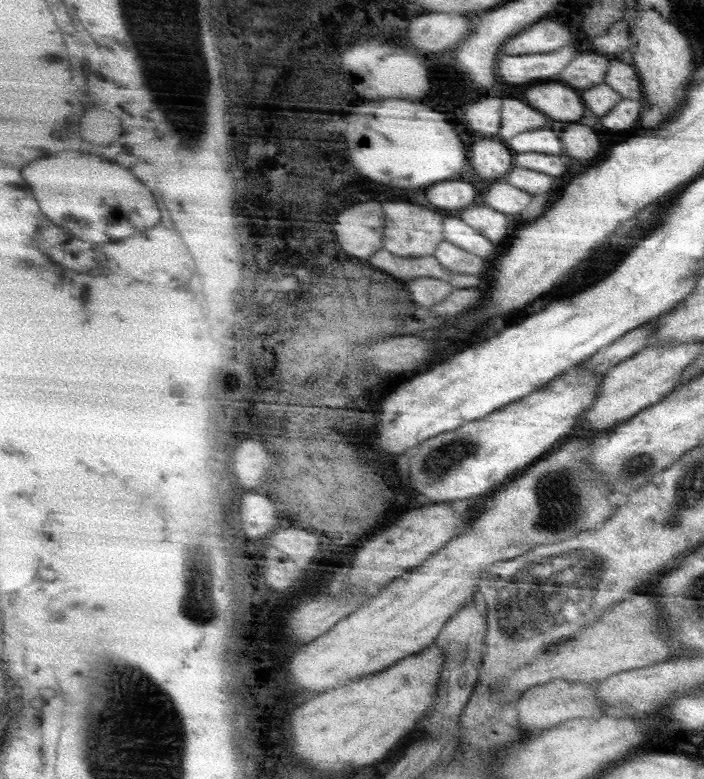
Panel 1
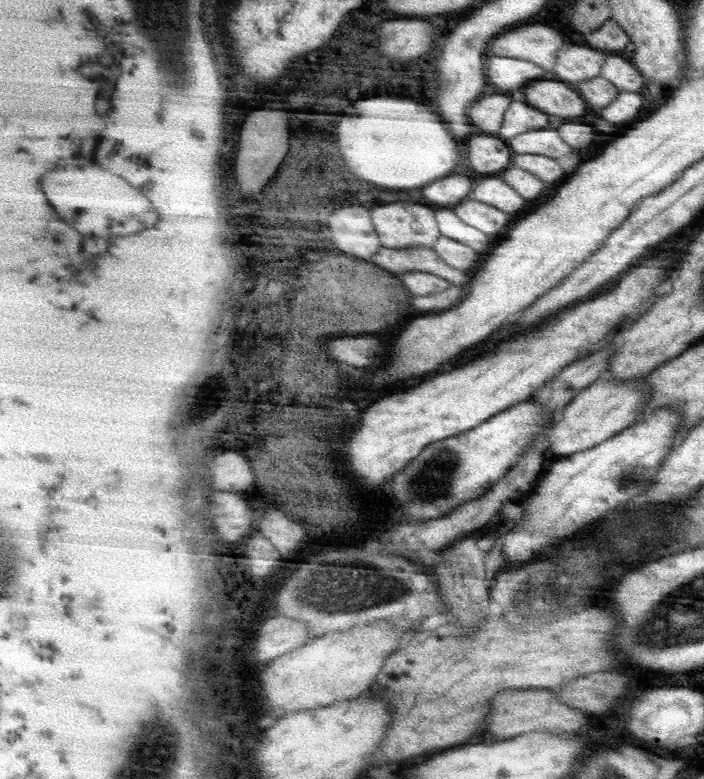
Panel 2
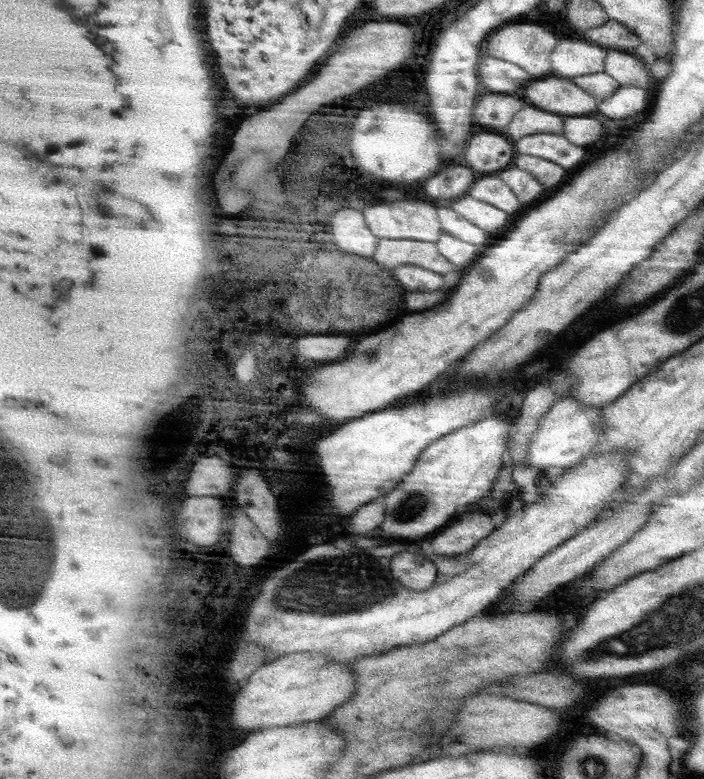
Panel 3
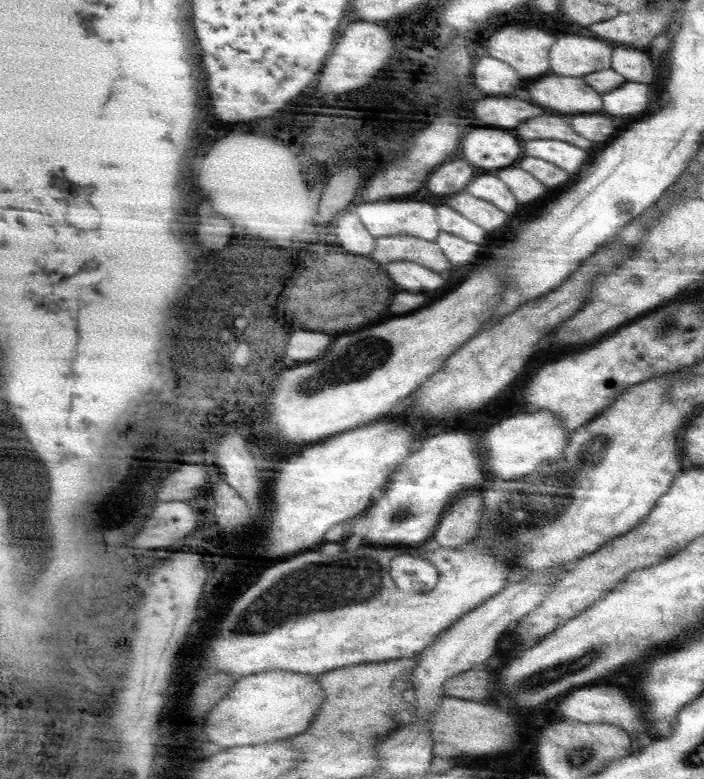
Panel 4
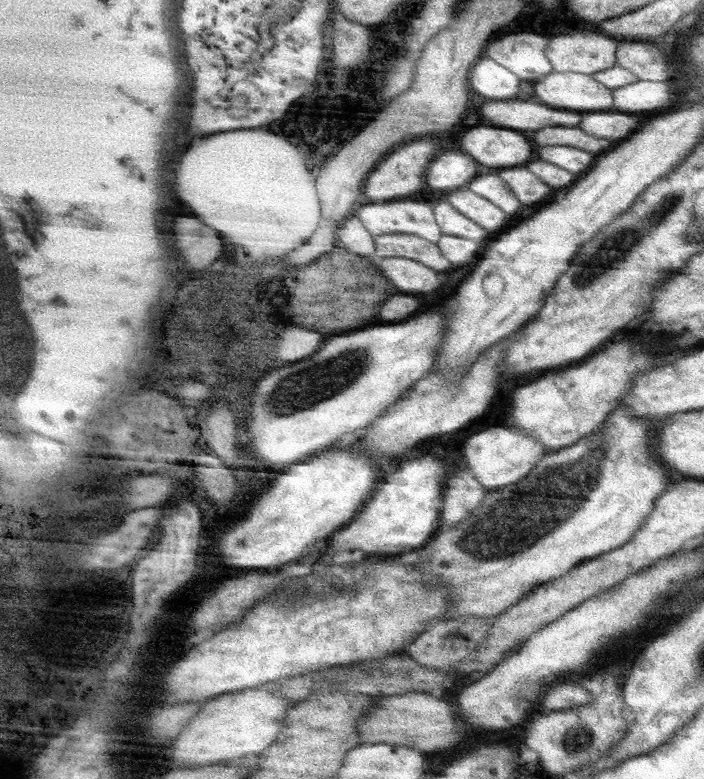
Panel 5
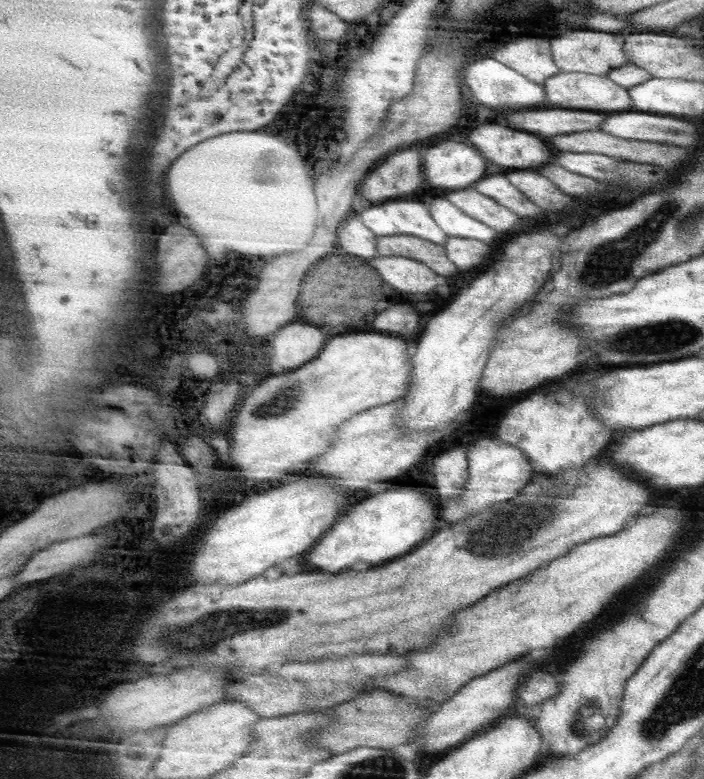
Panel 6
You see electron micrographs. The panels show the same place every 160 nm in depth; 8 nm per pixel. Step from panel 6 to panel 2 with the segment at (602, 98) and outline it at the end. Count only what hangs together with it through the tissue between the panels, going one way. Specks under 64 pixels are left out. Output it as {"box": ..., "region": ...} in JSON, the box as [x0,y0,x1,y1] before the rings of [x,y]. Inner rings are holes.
{"box":[527,79,585,118],"region":[[[547,79],[535,82],[527,88],[527,102],[547,114],[575,118],[585,112],[585,102],[579,98],[569,84],[559,80]]]}

